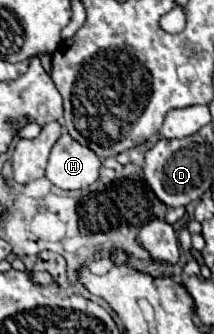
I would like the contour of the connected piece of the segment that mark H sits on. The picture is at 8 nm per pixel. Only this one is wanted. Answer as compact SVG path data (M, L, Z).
M67 132L51 148L47 178L61 190L81 190L99 180L101 158Z

